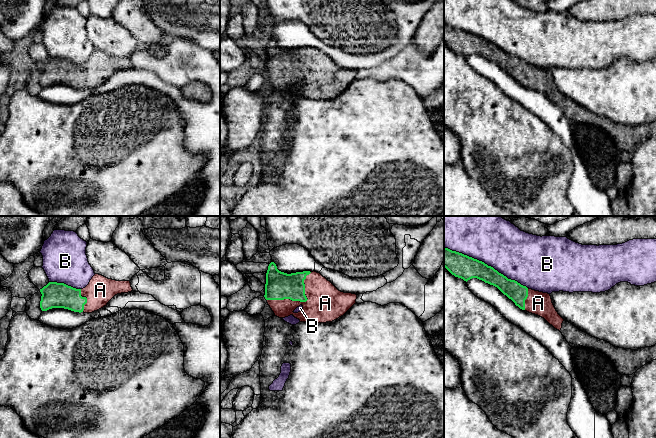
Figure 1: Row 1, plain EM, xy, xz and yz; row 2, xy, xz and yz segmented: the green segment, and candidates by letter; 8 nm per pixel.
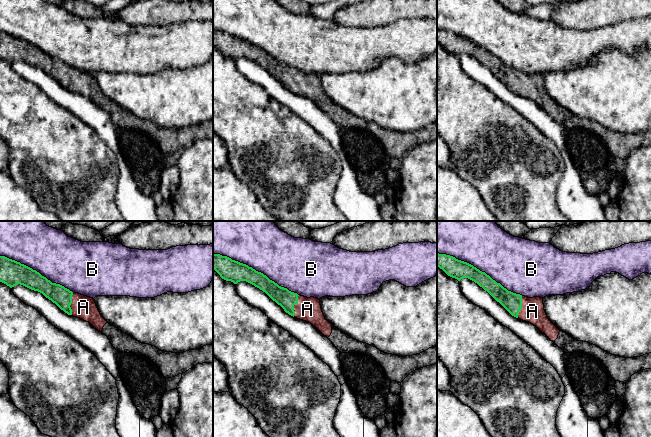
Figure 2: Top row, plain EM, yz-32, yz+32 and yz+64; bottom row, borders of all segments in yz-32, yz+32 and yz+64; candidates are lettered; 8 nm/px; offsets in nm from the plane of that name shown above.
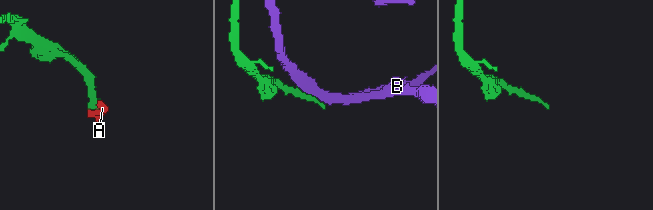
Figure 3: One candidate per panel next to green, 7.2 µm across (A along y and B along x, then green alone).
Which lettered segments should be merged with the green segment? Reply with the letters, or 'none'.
A

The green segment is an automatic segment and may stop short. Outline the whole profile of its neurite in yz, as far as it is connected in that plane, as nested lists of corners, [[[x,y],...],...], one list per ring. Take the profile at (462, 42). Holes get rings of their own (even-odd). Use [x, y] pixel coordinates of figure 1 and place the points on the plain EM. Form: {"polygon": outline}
{"polygon": [[[444,23],[444,43],[452,51],[466,58],[477,54],[497,63],[520,85],[544,94],[559,106],[571,123],[588,124],[605,130],[621,151],[632,151],[645,140],[656,136],[656,120],[631,126],[615,123],[607,117],[592,113],[558,90],[550,70],[529,65],[515,56],[508,55],[482,37]]]}

